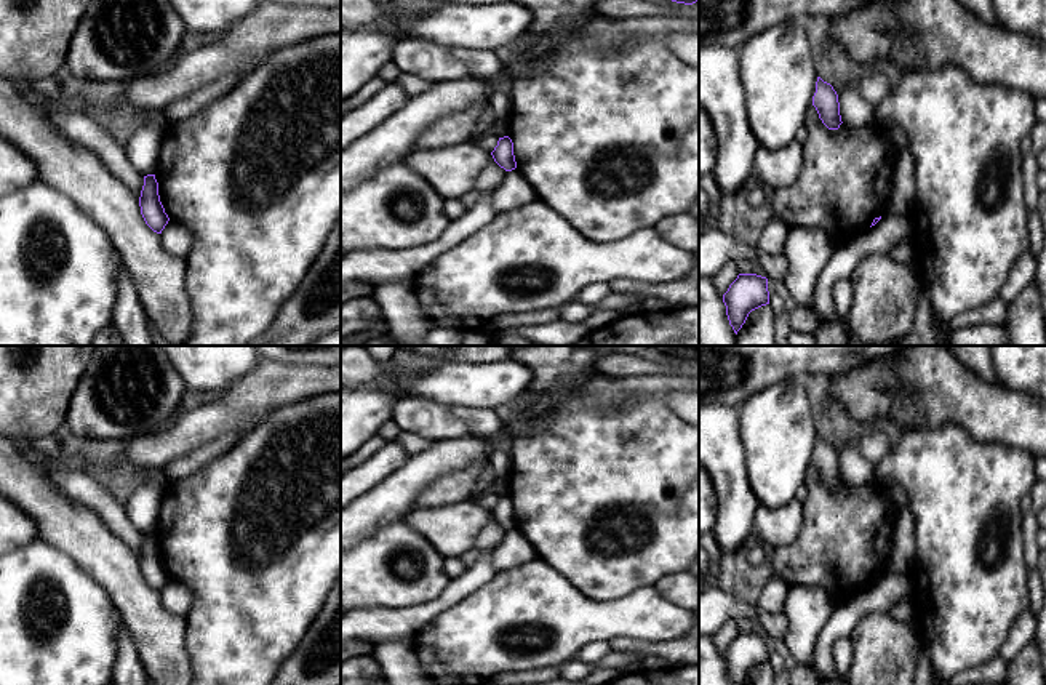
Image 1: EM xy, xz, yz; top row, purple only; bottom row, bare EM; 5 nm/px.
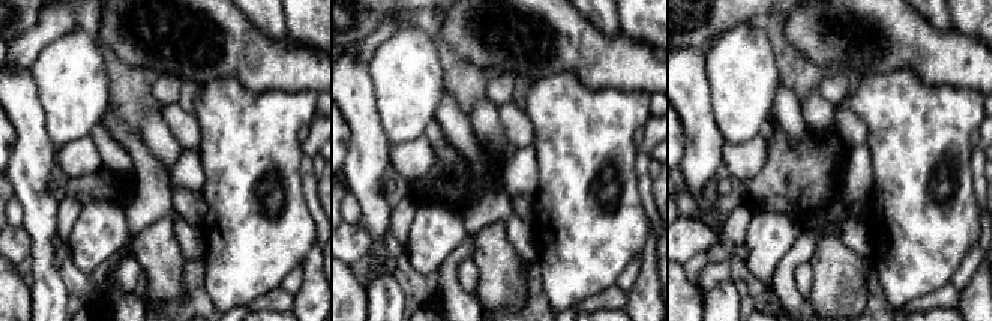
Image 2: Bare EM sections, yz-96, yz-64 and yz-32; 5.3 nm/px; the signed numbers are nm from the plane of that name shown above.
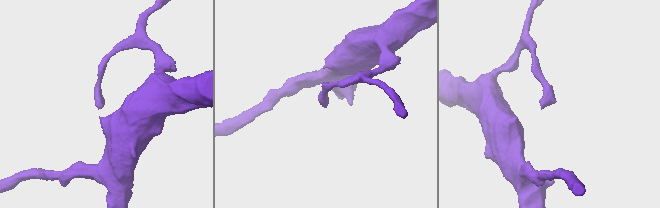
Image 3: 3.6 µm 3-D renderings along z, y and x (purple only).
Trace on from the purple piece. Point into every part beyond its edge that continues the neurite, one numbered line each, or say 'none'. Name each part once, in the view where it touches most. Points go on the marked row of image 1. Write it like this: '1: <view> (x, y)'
none

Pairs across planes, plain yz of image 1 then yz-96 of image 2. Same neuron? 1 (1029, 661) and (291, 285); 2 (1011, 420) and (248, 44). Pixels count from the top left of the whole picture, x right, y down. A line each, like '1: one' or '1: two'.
1: two
2: one

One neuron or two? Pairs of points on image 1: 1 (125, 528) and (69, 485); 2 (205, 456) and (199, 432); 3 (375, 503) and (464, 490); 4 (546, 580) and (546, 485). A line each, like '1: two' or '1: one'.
1: one
2: two
3: two
4: two

